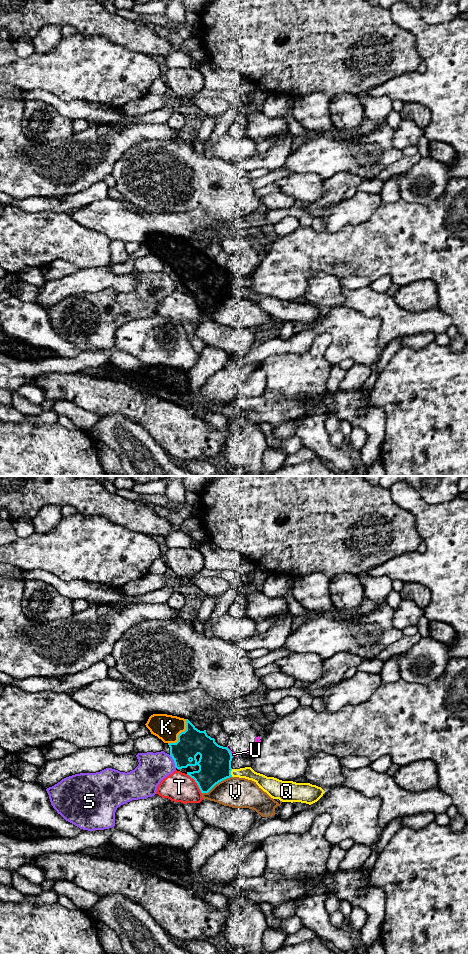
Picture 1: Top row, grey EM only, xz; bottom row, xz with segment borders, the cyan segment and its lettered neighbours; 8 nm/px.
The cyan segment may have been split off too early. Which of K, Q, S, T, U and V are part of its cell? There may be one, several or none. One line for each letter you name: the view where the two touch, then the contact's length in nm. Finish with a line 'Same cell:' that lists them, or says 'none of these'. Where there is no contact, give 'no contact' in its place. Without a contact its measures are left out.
K: xz | 260 nm
Same cell: K

